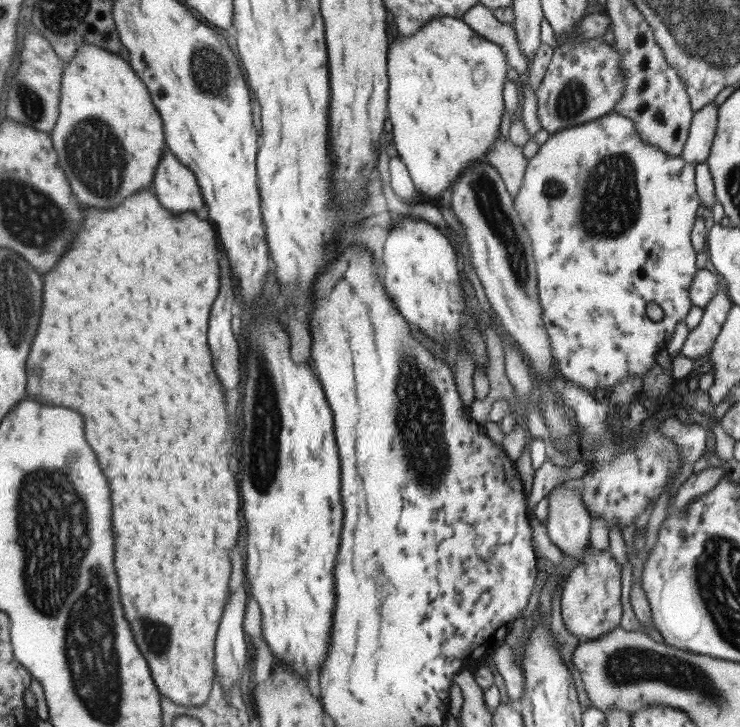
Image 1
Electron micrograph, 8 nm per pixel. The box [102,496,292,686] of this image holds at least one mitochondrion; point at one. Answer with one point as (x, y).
(157, 637)

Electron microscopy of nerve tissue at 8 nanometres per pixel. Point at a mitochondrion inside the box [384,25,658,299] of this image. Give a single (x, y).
(610, 207)

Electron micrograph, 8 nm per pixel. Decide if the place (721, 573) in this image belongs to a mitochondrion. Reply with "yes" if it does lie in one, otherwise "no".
yes

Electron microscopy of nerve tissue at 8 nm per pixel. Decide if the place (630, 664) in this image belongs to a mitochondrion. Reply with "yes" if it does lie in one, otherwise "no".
yes

